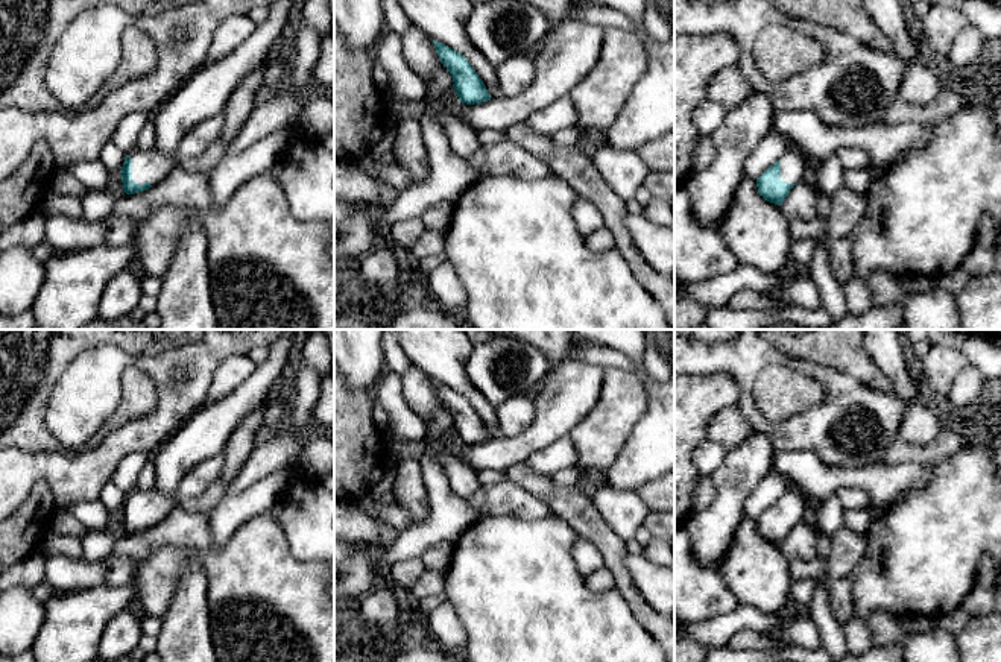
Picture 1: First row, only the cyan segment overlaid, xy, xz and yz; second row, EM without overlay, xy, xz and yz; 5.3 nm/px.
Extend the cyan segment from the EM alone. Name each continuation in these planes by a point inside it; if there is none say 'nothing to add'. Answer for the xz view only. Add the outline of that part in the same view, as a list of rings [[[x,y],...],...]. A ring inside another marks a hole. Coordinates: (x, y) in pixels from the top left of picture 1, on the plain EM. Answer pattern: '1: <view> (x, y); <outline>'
nothing to add

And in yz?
1: yz (793, 503); [[[790,487],[781,498],[781,521],[797,524],[804,519],[808,498],[796,487]]]

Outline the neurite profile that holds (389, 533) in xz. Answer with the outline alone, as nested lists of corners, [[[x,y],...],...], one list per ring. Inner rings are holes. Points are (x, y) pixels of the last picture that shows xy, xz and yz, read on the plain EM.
[[[375,518],[375,522],[381,533],[381,547],[390,547],[395,542],[399,530],[381,518]]]

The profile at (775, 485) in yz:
[[[770,471],[770,474],[746,498],[744,501],[746,518],[756,521],[790,487],[791,483],[787,477],[784,477],[778,471]]]

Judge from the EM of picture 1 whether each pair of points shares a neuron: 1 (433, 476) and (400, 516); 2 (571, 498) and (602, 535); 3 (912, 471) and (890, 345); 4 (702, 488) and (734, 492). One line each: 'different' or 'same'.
1: different
2: same
3: different
4: different

